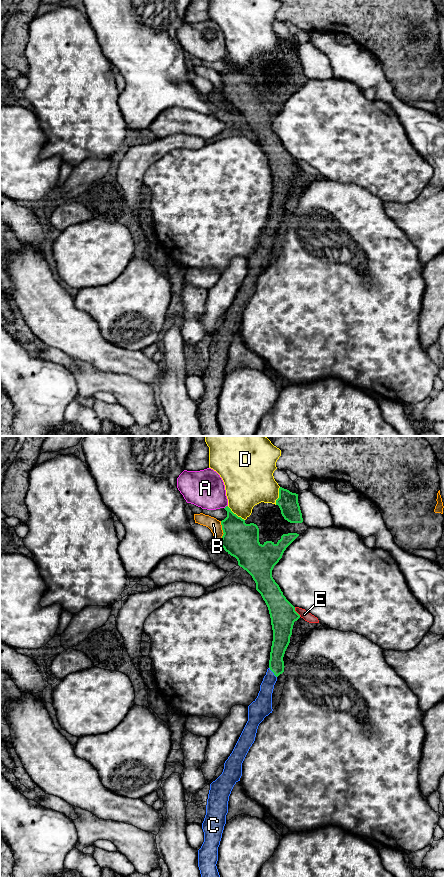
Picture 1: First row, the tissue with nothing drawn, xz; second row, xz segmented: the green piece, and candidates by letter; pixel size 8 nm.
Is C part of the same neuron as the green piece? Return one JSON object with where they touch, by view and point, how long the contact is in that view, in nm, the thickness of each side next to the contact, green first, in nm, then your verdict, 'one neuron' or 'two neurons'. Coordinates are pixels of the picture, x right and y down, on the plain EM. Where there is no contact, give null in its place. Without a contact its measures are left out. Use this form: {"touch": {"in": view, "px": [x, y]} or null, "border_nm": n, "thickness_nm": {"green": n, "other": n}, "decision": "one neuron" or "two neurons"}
{"touch": {"in": "xz", "px": [272, 223]}, "border_nm": 110, "thickness_nm": {"green": 130, "other": 130}, "decision": "one neuron"}

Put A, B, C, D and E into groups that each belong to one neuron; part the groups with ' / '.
A / B / C / D / E

